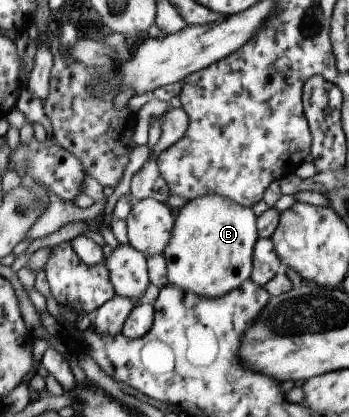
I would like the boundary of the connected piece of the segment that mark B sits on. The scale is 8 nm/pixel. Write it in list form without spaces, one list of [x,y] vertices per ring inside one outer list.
[[[215,194],[187,202],[175,210],[174,228],[161,254],[166,259],[167,285],[200,298],[217,299],[230,294],[251,279],[258,239],[257,217],[252,208]]]

